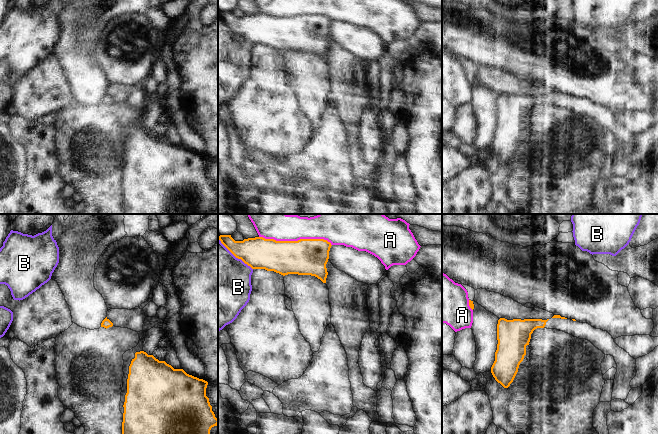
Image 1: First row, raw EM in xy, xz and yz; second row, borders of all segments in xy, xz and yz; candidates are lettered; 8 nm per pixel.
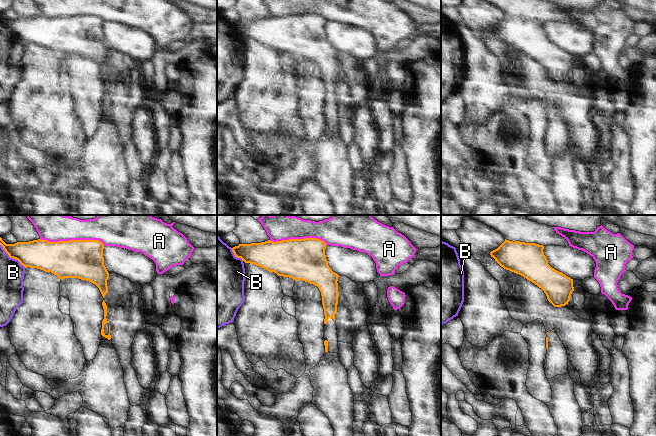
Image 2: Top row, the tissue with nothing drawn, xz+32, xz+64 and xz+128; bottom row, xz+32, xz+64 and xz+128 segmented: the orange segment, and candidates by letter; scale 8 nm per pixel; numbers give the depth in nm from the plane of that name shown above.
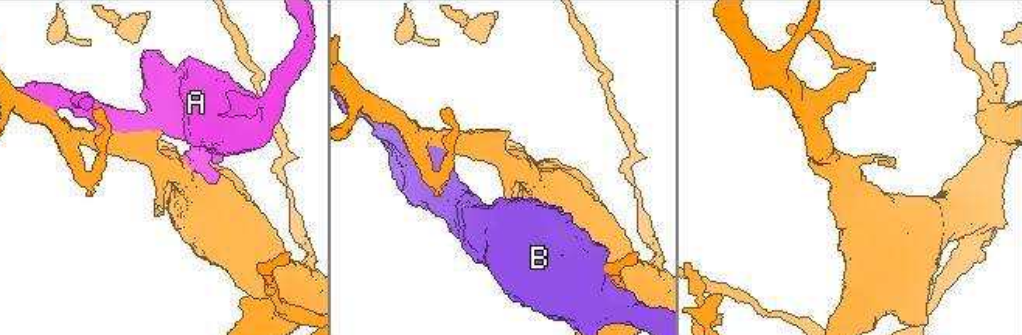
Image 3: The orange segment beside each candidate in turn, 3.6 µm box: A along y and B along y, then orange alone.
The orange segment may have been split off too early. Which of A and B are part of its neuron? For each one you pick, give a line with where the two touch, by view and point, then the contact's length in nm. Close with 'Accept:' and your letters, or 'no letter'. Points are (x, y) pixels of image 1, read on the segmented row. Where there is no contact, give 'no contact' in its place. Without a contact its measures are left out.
Accept: no letter

